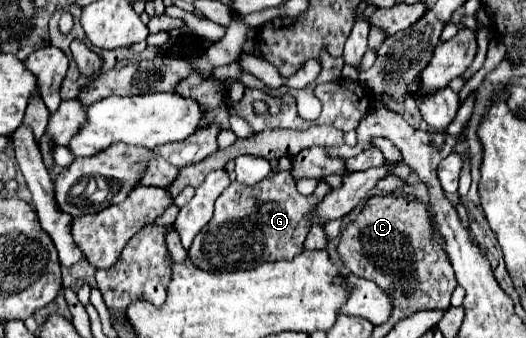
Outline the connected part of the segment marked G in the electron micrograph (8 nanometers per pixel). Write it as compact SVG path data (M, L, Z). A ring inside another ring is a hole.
M276 171L258 187L244 187L236 181L216 199L212 221L202 229L190 247L190 261L202 271L252 269L260 263L294 259L304 251L304 239L310 231L308 217L332 187L320 179L312 195L302 195L292 181L292 171Z

